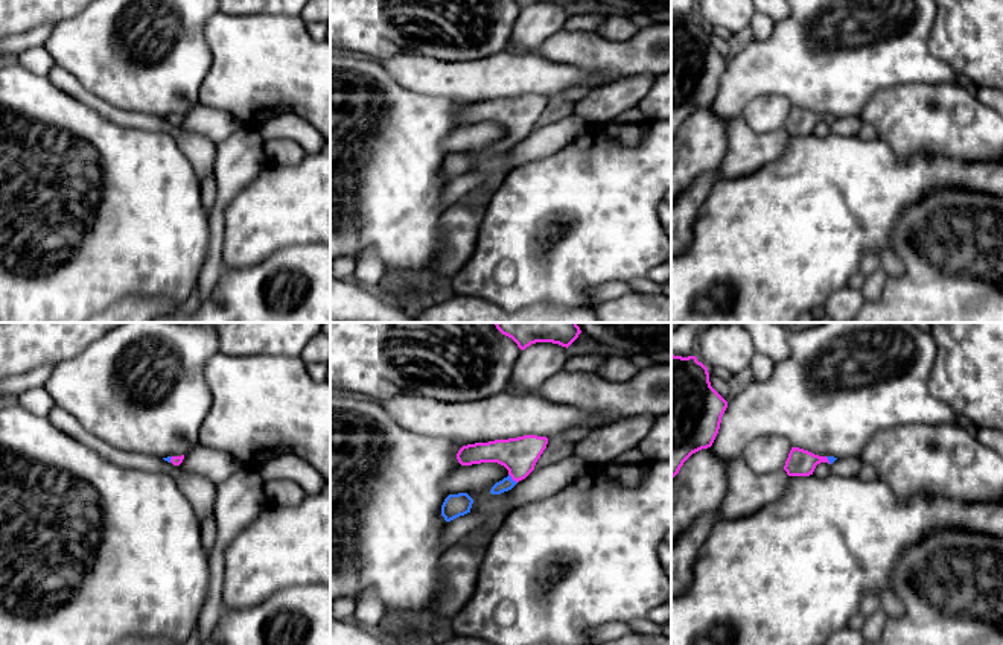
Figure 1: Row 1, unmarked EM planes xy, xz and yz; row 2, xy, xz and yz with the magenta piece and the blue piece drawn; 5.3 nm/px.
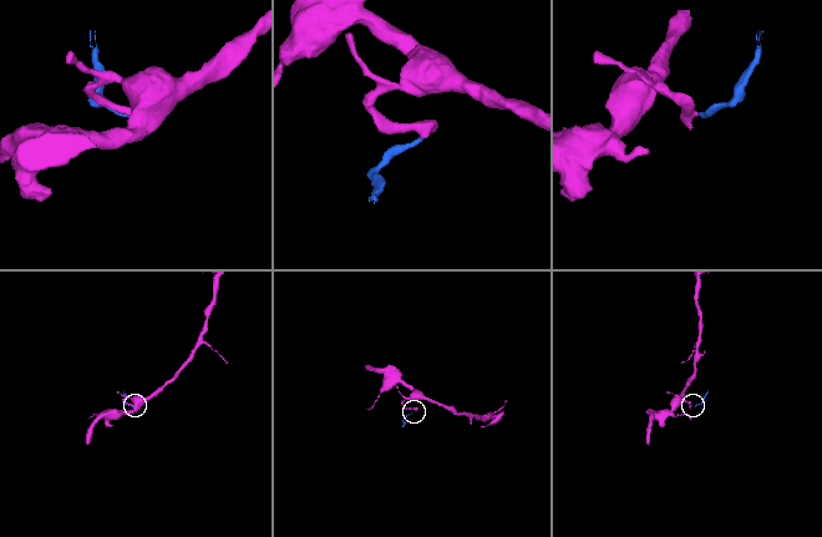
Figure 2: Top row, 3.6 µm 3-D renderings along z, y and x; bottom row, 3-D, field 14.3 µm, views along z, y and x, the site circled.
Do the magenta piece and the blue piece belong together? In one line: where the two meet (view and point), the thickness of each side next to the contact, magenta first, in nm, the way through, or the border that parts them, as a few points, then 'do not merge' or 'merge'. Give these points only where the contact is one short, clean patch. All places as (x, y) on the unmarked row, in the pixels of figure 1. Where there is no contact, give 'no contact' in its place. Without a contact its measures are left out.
contact xz (512, 137); calibres 190 and 70 nm; way xz (519, 114), (519, 127), (512, 137), (506, 143); merge

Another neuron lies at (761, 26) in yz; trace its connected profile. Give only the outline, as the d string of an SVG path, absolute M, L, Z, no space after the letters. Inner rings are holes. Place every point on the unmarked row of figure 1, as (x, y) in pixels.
M755 12L750 23L753 40L766 41L773 32L775 21L766 14Z

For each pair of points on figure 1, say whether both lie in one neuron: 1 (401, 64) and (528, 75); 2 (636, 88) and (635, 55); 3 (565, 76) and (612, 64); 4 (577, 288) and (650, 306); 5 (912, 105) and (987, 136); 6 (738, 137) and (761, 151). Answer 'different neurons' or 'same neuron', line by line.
1: same neuron
2: different neurons
3: different neurons
4: different neurons
5: same neuron
6: same neuron

